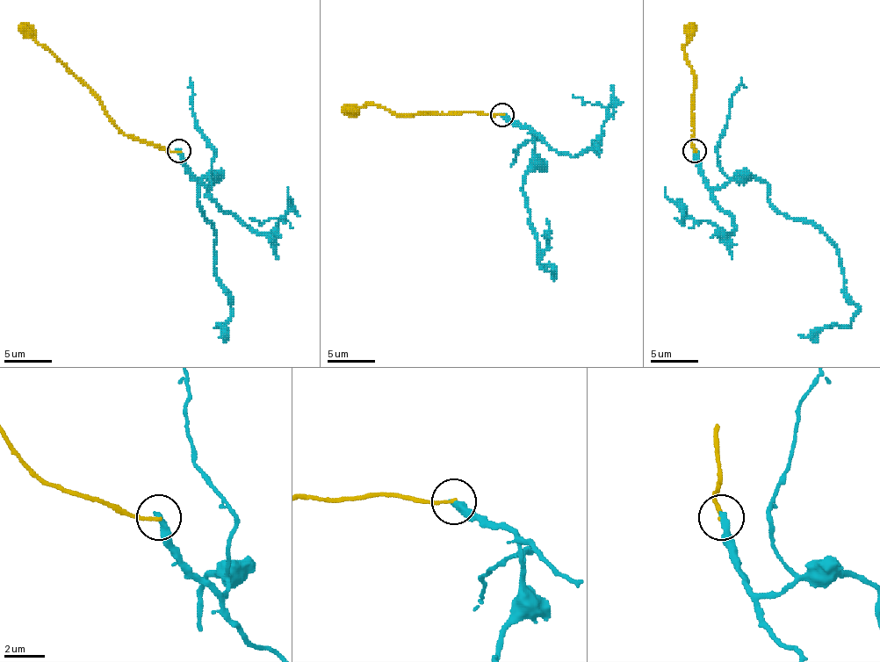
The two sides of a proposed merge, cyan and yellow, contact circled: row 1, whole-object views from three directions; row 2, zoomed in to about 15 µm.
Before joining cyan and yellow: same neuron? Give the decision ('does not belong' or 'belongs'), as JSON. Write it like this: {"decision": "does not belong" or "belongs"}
{"decision": "does not belong"}

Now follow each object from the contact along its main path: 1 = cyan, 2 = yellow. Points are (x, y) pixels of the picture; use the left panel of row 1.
1: (178, 152), (209, 180), (198, 202), (216, 237), (214, 273), (231, 313), (216, 326), (223, 334)
2: (178, 152), (166, 152), (126, 135), (82, 82), (18, 25)

